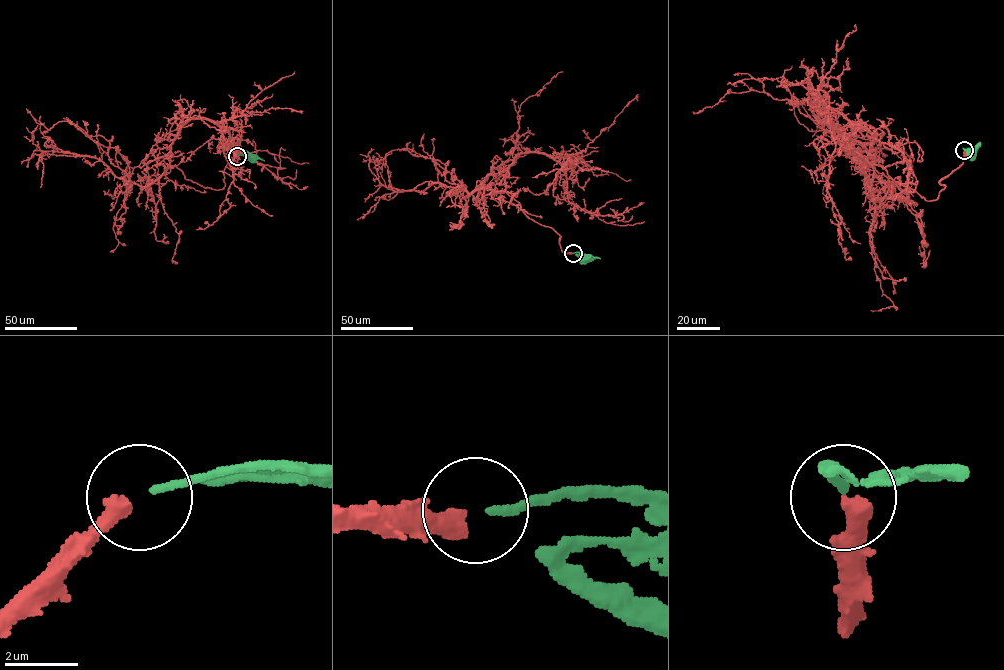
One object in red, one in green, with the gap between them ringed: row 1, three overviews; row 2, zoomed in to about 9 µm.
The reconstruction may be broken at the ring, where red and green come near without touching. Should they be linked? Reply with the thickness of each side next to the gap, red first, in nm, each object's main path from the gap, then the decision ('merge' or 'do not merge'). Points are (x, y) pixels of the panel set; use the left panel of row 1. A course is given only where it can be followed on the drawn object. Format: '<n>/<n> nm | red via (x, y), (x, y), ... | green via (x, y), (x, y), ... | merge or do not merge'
500/200 nm | red via (237, 156), (214, 190), (186, 179), (169, 154), (187, 121), (210, 119), (229, 131), (232, 151), (308, 186) | green via (237, 155), (252, 158) | merge

